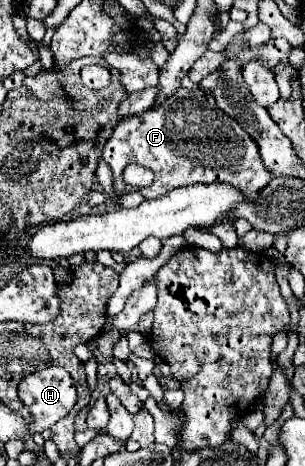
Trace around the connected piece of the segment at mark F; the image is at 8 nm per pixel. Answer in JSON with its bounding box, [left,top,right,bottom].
[103,88,271,200]

